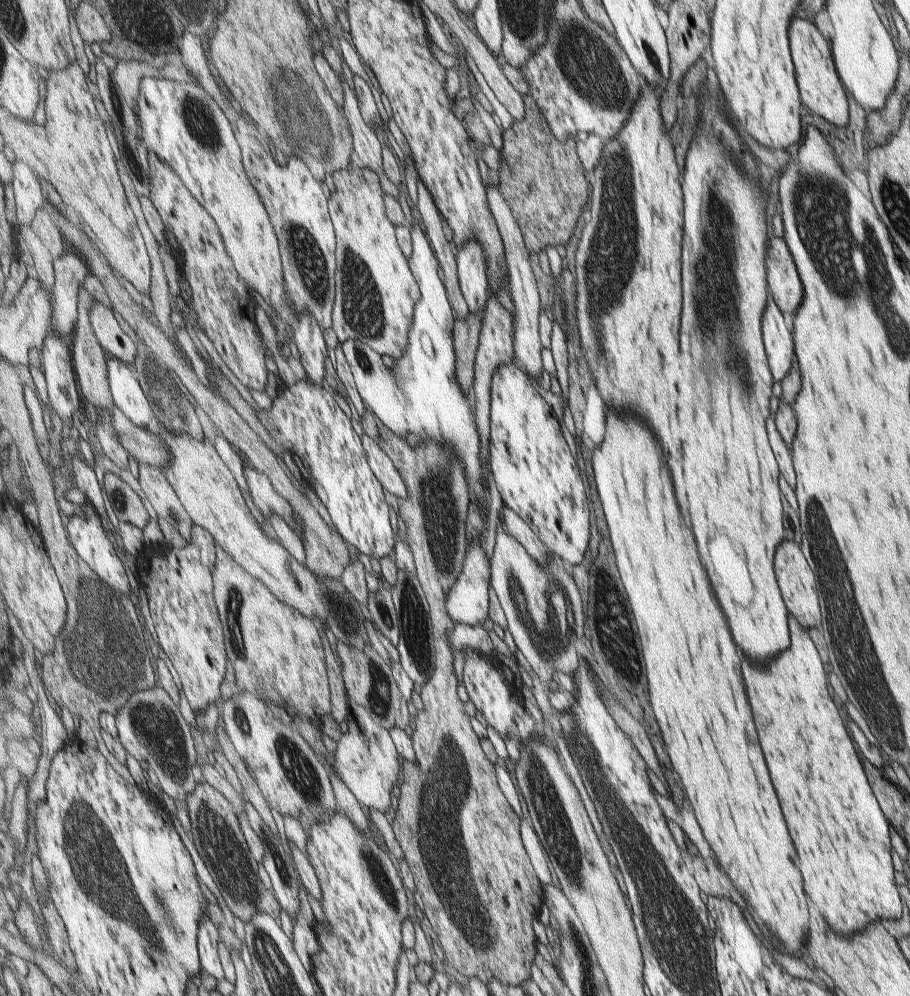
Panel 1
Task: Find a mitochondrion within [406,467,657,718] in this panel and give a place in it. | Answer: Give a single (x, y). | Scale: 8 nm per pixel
(539, 626)

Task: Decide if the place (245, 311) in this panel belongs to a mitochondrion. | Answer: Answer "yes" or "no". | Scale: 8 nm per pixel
no

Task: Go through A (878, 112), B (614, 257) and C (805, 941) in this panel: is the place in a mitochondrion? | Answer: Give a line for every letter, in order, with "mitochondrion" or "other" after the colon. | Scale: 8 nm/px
A: other
B: mitochondrion
C: other

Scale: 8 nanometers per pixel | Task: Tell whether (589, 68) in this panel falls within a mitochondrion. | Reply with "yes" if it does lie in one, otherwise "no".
yes

